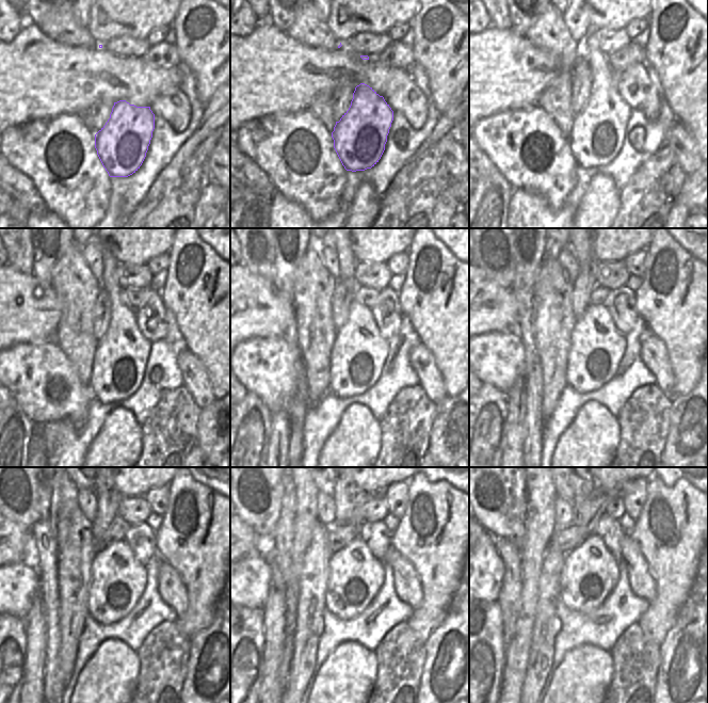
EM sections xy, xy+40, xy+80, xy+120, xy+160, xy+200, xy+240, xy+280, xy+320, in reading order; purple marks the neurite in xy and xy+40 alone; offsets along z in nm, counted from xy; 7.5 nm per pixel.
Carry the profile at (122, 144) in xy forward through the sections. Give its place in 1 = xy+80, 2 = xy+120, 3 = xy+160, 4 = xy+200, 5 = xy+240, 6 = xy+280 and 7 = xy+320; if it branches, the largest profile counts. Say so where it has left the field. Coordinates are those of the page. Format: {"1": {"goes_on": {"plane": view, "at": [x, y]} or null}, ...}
{"1": {"goes_on": {"plane": "xy+80", "at": [597, 133]}}, "2": {"goes_on": {"plane": "xy+120", "at": [121, 355]}}, "3": {"goes_on": {"plane": "xy+160", "at": [358, 353]}}, "4": {"goes_on": {"plane": "xy+200", "at": [596, 349]}}, "5": {"goes_on": {"plane": "xy+240", "at": [117, 580]}}, "6": {"goes_on": {"plane": "xy+280", "at": [355, 576]}}, "7": {"goes_on": {"plane": "xy+320", "at": [590, 572]}}}

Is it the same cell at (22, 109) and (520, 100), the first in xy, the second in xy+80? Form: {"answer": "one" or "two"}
{"answer": "one"}

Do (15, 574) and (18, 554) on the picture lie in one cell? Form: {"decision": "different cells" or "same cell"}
{"decision": "different cells"}

